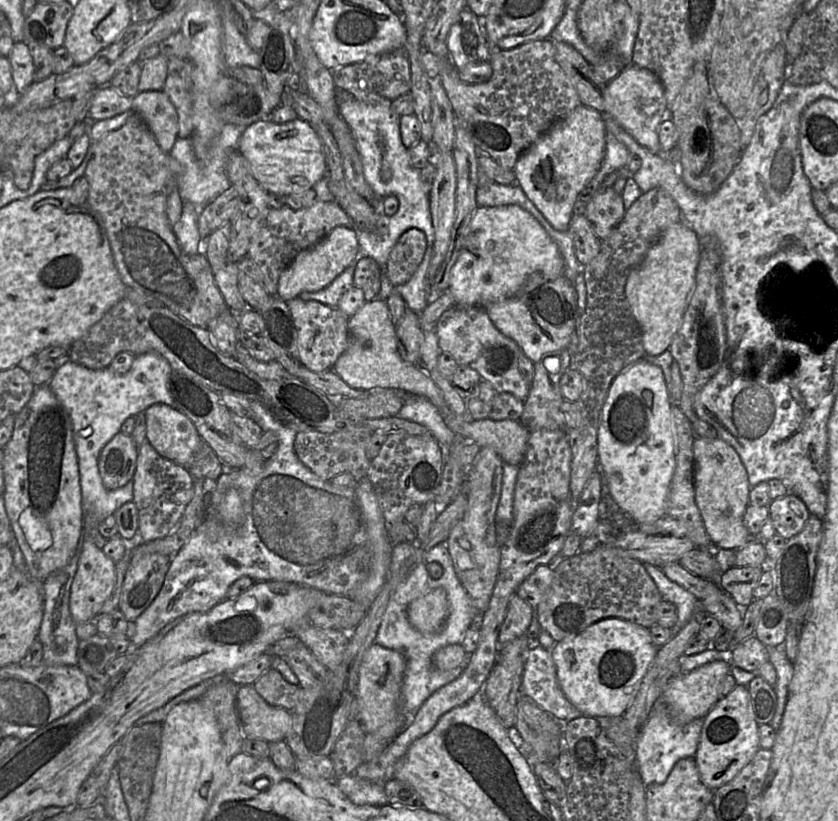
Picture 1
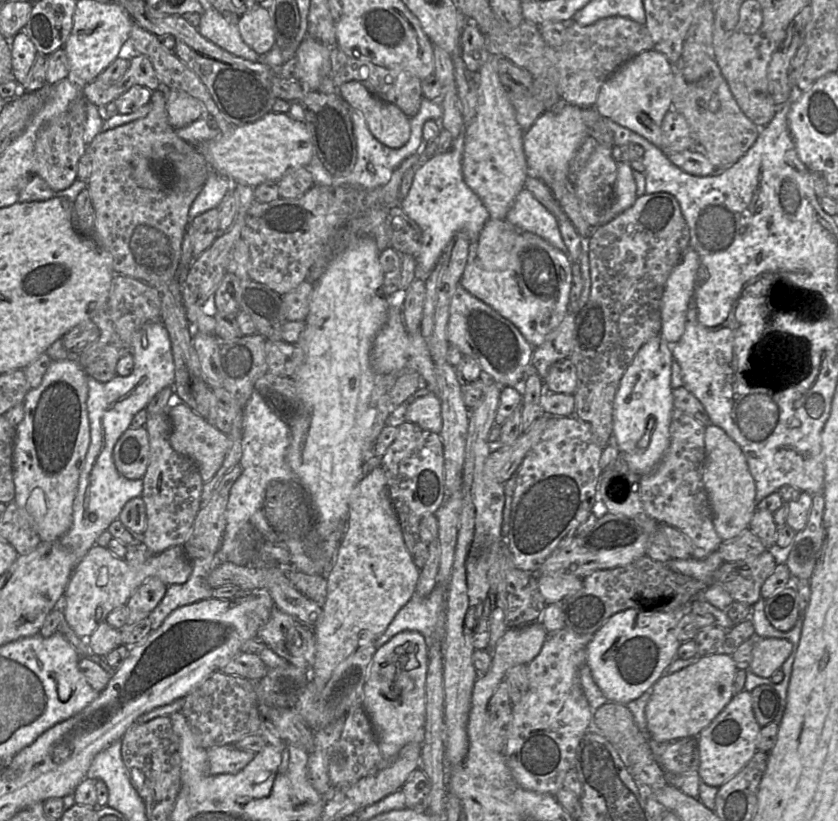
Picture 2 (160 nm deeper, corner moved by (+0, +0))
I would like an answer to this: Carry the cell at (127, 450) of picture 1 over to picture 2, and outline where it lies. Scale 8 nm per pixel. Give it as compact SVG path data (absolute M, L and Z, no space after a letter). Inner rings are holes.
M145 426L128 428L113 448L113 461L127 479L142 479L150 459L149 436Z

